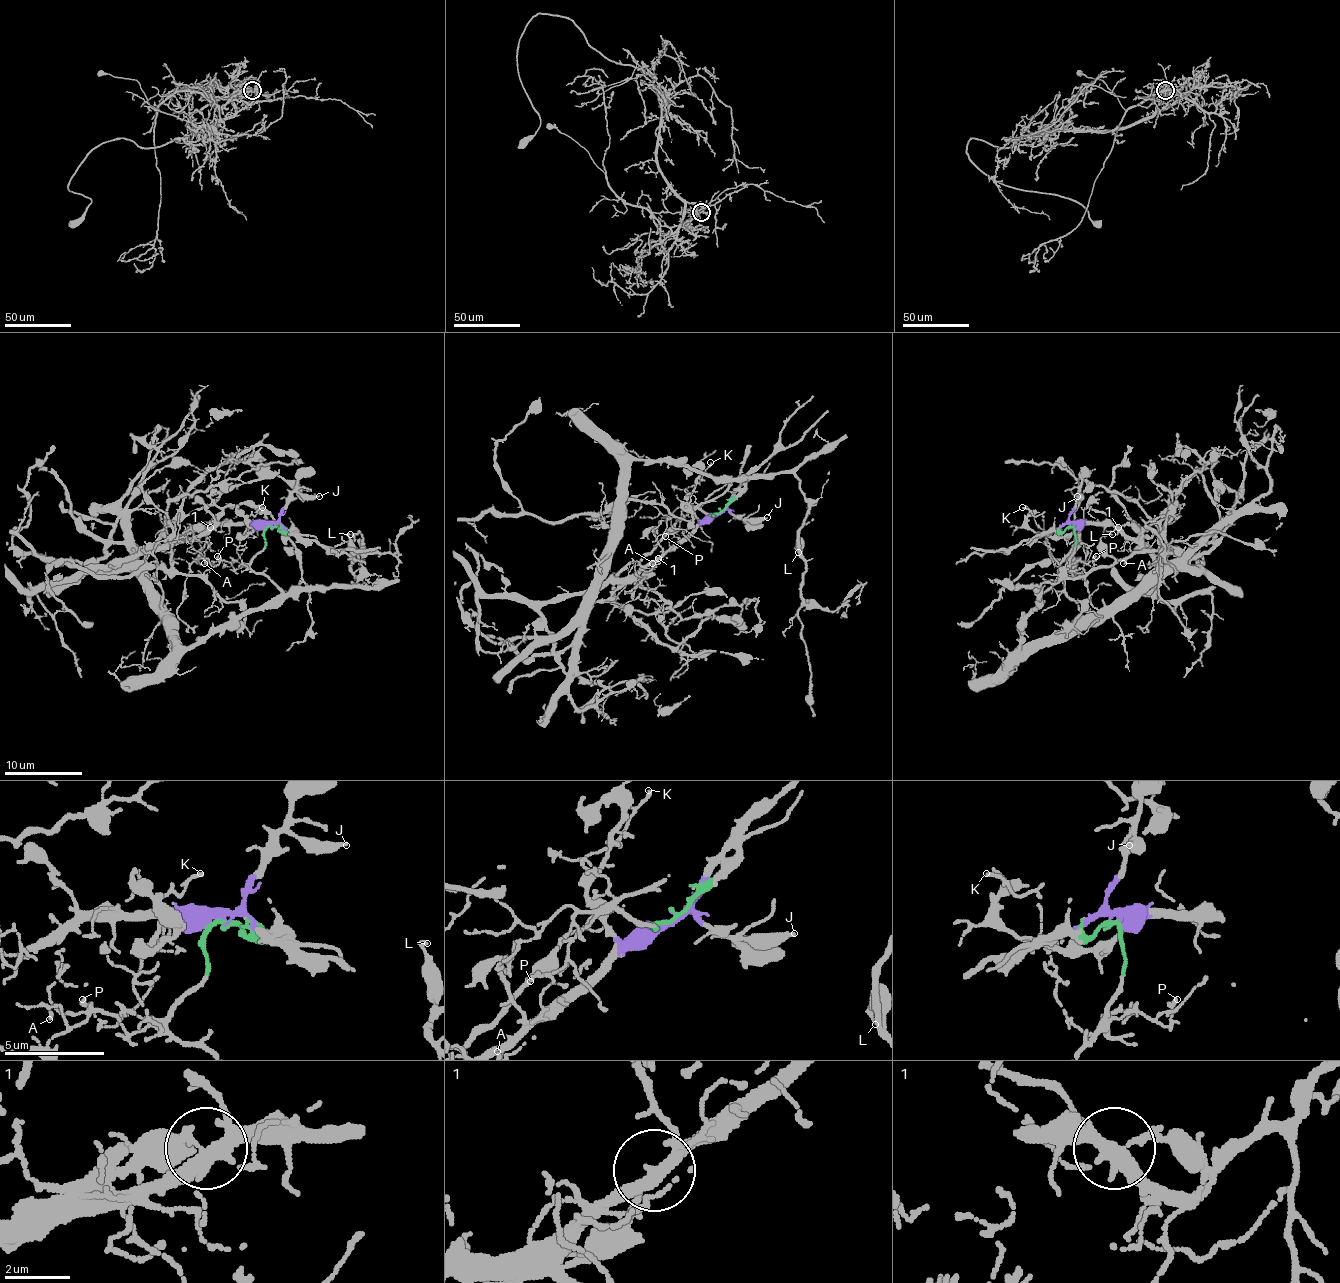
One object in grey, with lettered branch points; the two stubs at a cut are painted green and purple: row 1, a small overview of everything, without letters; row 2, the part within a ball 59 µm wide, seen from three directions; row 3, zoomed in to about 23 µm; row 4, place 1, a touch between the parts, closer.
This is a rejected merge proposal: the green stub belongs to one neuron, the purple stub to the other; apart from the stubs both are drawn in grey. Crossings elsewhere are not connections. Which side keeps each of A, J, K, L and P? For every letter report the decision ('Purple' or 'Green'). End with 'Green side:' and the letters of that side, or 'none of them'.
A: Purple
J: Purple
K: Purple
L: Green
P: Green
Green side: L, P

